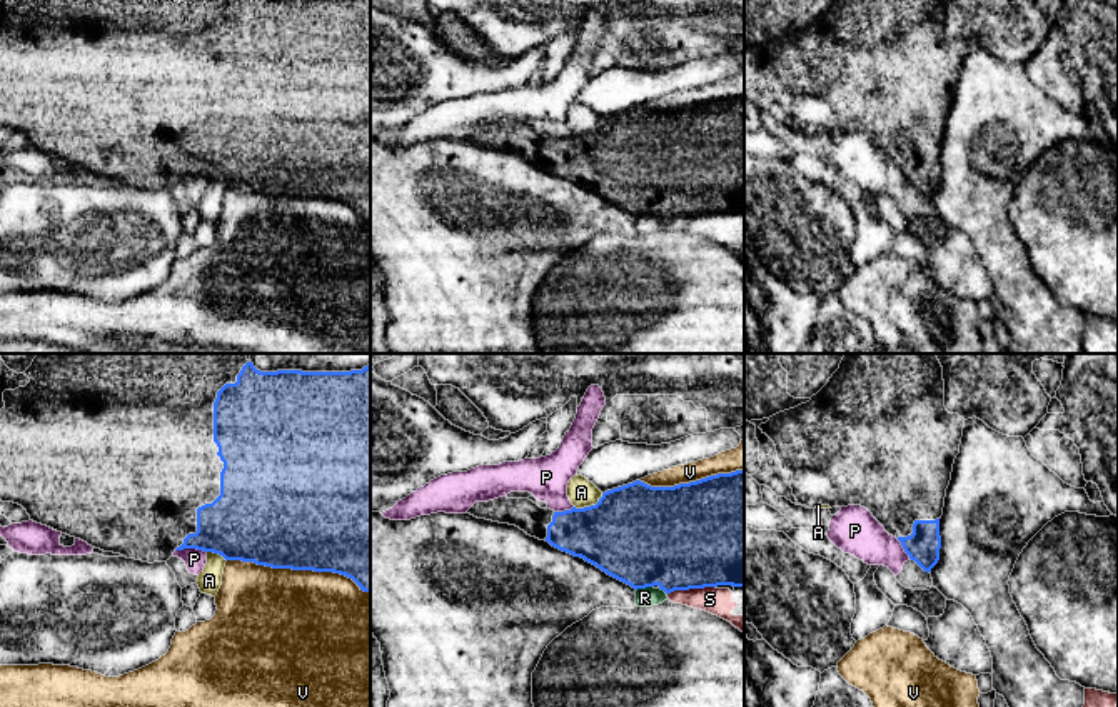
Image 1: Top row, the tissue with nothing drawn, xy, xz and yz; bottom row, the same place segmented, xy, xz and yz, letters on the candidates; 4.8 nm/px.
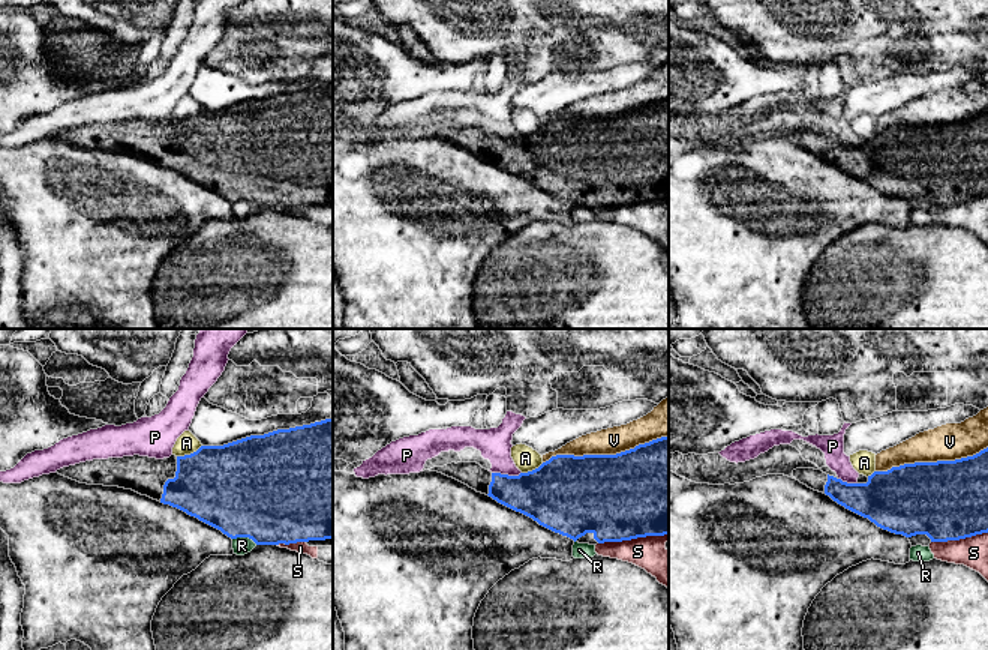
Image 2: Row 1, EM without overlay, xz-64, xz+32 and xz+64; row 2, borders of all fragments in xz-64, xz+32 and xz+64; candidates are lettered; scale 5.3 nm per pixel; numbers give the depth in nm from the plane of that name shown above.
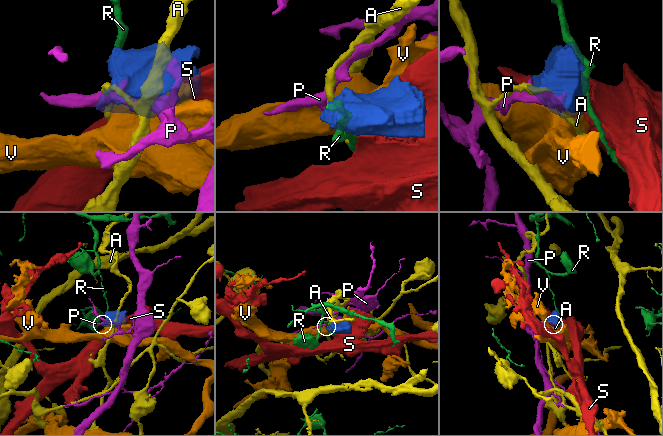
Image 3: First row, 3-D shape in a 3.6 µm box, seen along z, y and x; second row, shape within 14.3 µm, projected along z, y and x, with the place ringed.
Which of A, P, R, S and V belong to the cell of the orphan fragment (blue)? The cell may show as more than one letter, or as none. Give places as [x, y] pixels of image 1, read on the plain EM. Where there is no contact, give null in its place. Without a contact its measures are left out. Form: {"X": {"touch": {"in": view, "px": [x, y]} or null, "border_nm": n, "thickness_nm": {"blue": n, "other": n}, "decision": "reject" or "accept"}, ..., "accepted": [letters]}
{"A": {"touch": {"in": "xz", "px": [591, 132]}, "border_nm": 160, "thickness_nm": {"blue": 460, "other": 140}, "decision": "reject"}, "P": {"touch": {"in": "xy", "px": [191, 174]}, "border_nm": 150, "thickness_nm": {"blue": 320, "other": 100}, "decision": "reject"}, "R": {"touch": {"in": "xz", "px": [644, 214]}, "border_nm": 90, "thickness_nm": {"blue": 480, "other": 100}, "decision": "reject"}, "S": {"touch": {"in": "xz", "px": [691, 214]}, "border_nm": 240, "thickness_nm": {"blue": 500, "other": 130}, "decision": "reject"}, "V": {"touch": {"in": "xy", "px": [299, 195]}, "border_nm": 700, "thickness_nm": {"blue": 500, "other": 500}, "decision": "reject"}, "accepted": []}

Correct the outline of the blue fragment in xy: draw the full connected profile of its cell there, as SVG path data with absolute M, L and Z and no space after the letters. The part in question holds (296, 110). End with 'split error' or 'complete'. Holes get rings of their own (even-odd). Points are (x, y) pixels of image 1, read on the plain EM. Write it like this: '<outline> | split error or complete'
M0 0L0 127L22 132L37 150L127 185L167 188L175 177L197 175L272 195L334 198L370 218L370 0Z | split error

